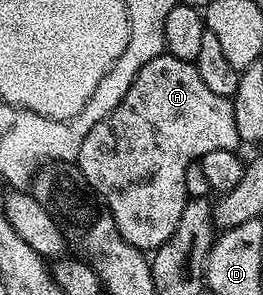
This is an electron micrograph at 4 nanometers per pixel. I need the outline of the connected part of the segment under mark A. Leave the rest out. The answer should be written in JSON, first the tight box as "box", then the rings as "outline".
{"box":[76,52,239,251],"outline":[[[164,52],[152,59],[152,63],[140,67],[136,79],[132,79],[132,87],[128,87],[128,95],[120,99],[120,107],[88,131],[76,164],[93,192],[106,205],[123,239],[132,247],[153,251],[170,238],[176,211],[181,210],[188,200],[184,187],[187,167],[208,155],[208,151],[237,150],[239,145],[233,100],[211,91],[204,79],[200,79],[195,62],[176,59]]]}

